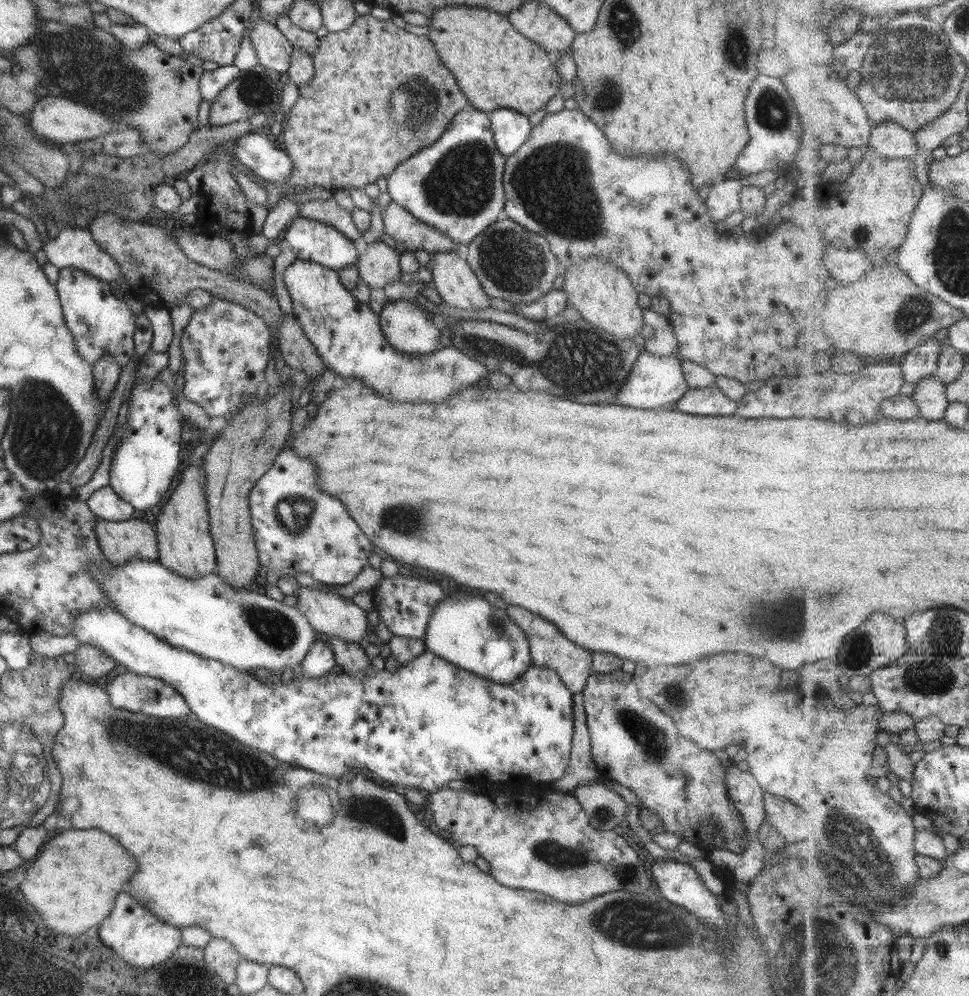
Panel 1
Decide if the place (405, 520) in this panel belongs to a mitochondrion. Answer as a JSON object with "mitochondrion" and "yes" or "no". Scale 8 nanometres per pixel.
{"mitochondrion":"yes"}

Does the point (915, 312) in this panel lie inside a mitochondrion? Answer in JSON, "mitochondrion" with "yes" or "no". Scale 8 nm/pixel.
{"mitochondrion":"yes"}

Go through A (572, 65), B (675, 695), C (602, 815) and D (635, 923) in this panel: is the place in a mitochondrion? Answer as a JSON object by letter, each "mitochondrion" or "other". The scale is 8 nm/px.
{"A":"other","B":"mitochondrion","C":"mitochondrion","D":"mitochondrion"}

